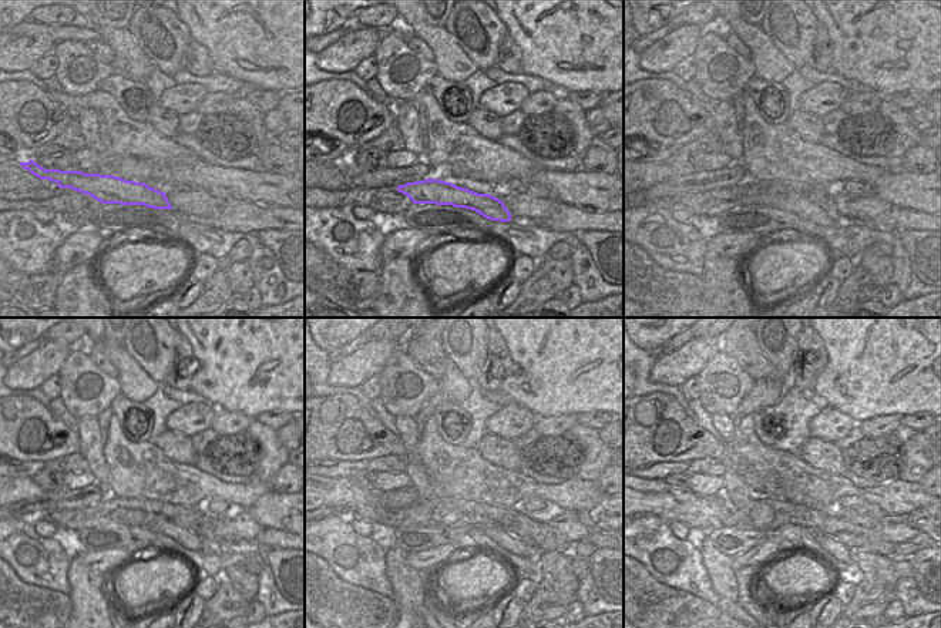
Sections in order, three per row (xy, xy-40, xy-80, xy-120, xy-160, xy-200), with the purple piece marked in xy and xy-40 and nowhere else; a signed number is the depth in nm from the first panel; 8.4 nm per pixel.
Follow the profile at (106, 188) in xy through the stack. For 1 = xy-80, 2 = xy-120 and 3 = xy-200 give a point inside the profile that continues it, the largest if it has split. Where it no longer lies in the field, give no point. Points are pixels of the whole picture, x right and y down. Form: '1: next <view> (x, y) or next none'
1: next xy-80 (795, 202)
2: next xy-120 (163, 526)
3: next xy-200 (837, 550)

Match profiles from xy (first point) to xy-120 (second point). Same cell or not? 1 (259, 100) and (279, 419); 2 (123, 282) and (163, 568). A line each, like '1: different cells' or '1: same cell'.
1: same cell
2: same cell

